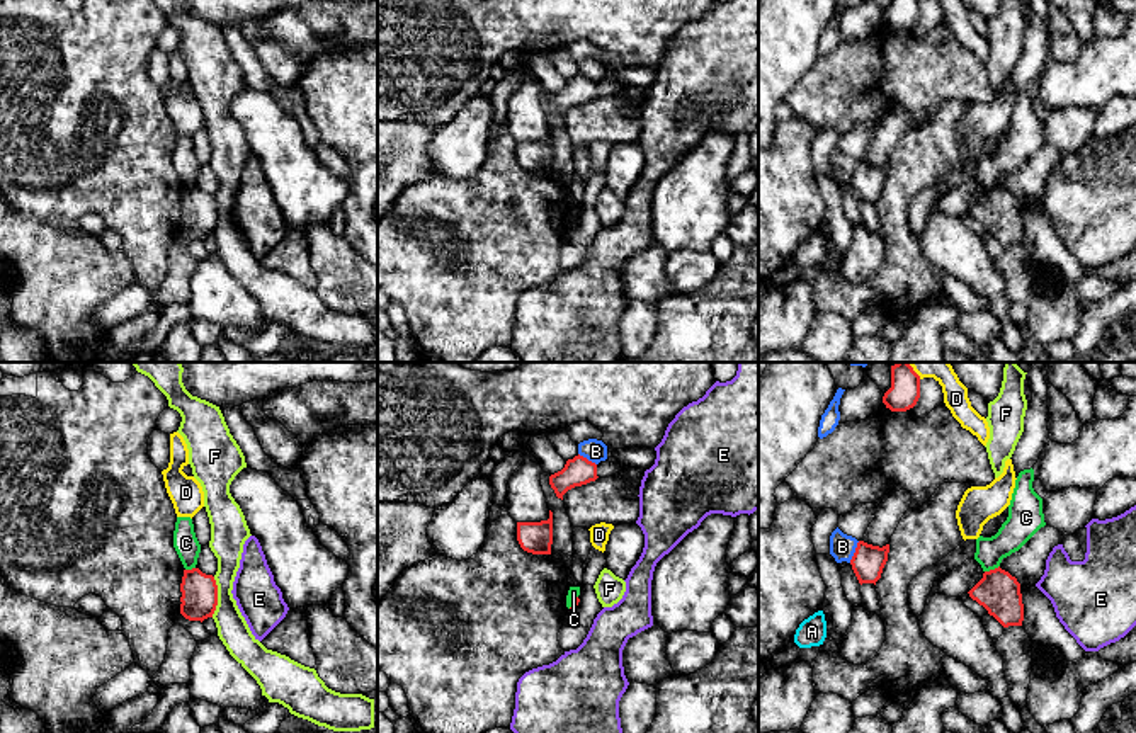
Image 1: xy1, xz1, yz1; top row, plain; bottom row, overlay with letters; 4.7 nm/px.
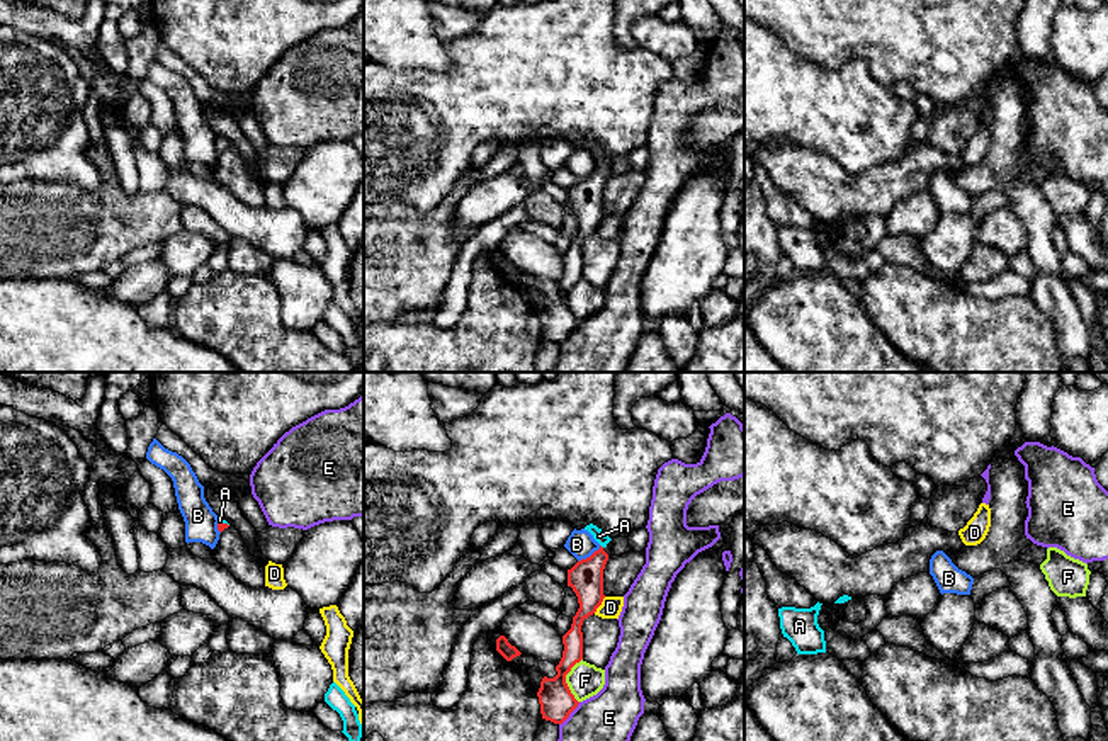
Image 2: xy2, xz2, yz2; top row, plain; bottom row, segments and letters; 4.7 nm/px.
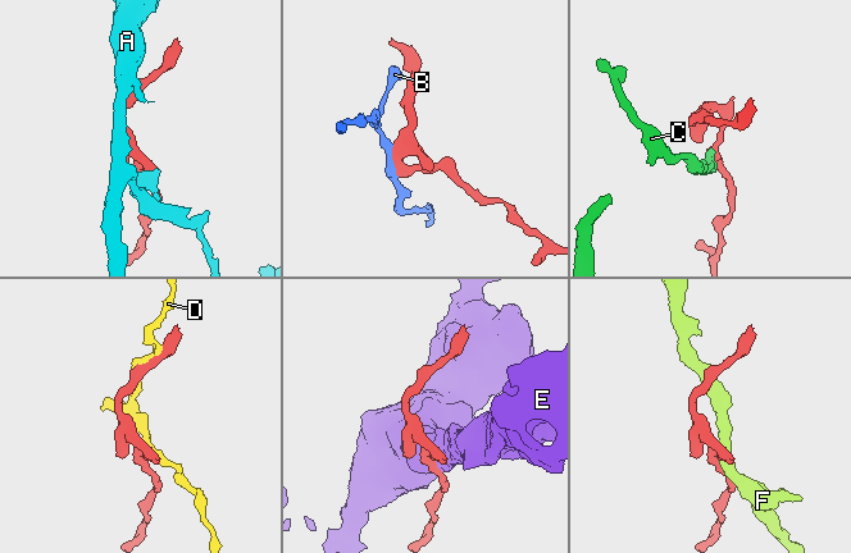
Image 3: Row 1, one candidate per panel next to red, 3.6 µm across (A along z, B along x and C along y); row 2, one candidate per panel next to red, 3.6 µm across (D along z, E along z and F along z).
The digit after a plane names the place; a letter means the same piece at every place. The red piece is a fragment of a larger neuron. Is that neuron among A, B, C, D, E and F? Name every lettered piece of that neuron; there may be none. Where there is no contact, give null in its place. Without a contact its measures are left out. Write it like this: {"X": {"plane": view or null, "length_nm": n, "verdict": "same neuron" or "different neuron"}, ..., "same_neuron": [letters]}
{"A": {"plane": "xy2", "length_nm": 50, "verdict": "same neuron"}, "B": {"plane": "xz2", "length_nm": 130, "verdict": "different neuron"}, "C": {"plane": "yz1", "length_nm": 80, "verdict": "different neuron"}, "D": {"plane": "xz2", "length_nm": 100, "verdict": "different neuron"}, "E": {"plane": "xz2", "length_nm": 150, "verdict": "different neuron"}, "F": {"plane": "xz2", "length_nm": 220, "verdict": "different neuron"}, "same_neuron": ["A"]}

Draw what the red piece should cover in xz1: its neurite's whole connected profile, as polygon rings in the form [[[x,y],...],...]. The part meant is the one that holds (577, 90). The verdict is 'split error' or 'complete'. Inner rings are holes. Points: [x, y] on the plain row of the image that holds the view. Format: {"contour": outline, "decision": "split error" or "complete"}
{"contour": [[[578,73],[568,78],[561,90],[549,95],[549,104],[556,116],[563,119],[568,109],[595,100],[597,97],[597,83]]], "decision": "complete"}

